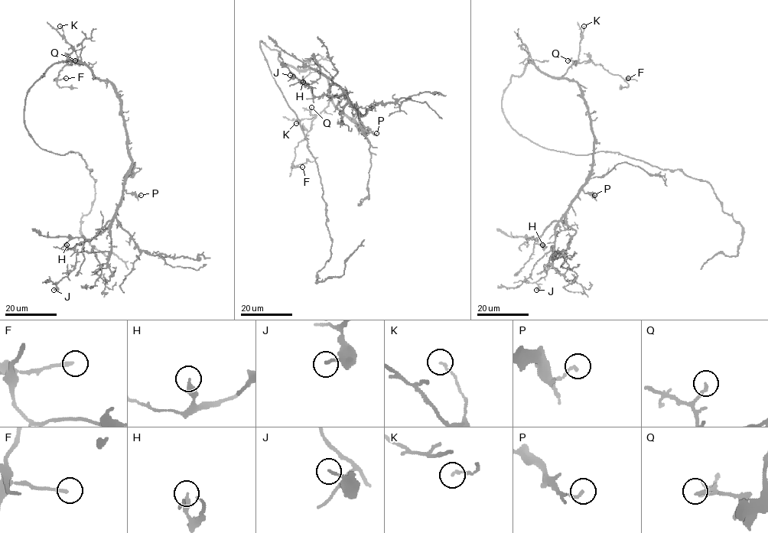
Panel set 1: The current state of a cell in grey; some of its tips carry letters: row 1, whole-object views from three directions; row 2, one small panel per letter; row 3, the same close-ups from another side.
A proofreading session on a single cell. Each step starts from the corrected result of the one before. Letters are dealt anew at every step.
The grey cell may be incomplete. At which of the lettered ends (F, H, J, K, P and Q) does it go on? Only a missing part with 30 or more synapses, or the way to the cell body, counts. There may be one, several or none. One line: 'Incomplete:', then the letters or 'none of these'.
Incomplete: none of these

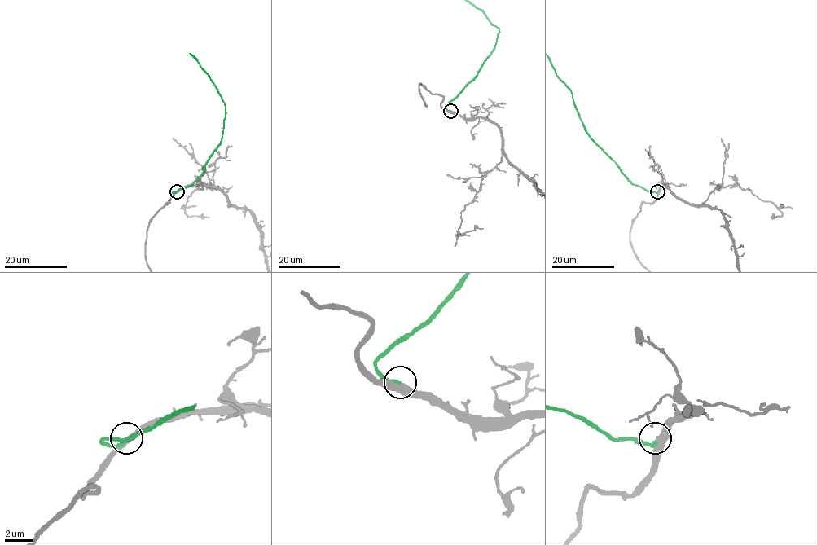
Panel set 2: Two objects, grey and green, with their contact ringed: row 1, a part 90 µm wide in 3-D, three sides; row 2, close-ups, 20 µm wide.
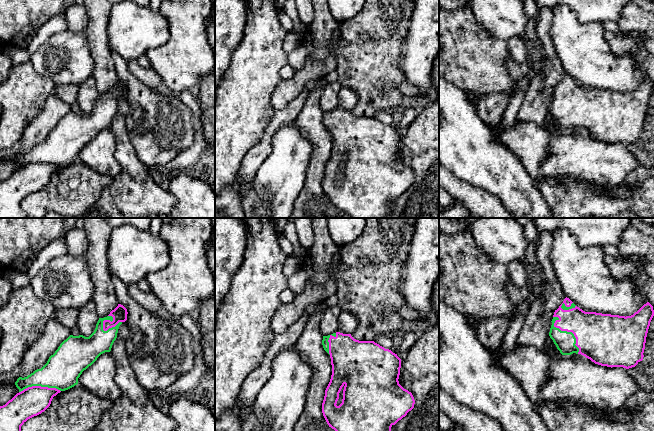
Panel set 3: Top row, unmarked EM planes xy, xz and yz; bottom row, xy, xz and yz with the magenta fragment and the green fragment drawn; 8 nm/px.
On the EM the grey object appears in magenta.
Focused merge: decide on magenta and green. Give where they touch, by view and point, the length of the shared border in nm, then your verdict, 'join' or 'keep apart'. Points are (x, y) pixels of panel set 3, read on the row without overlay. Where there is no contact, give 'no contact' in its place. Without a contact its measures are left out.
meets magenta in yz at (567, 107); contact 360 nm long; join

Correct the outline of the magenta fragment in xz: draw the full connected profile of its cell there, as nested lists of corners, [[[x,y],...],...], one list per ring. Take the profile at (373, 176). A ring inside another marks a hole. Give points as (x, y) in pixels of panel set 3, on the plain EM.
[[[340,108],[323,112],[322,121],[330,131],[332,141],[331,155],[322,179],[322,189],[329,203],[351,218],[388,218],[391,213],[391,203],[405,193],[415,180],[412,169],[404,165],[398,157],[401,135],[374,117],[359,117],[351,110]],[[342,164],[344,165],[342,179],[337,182]]]

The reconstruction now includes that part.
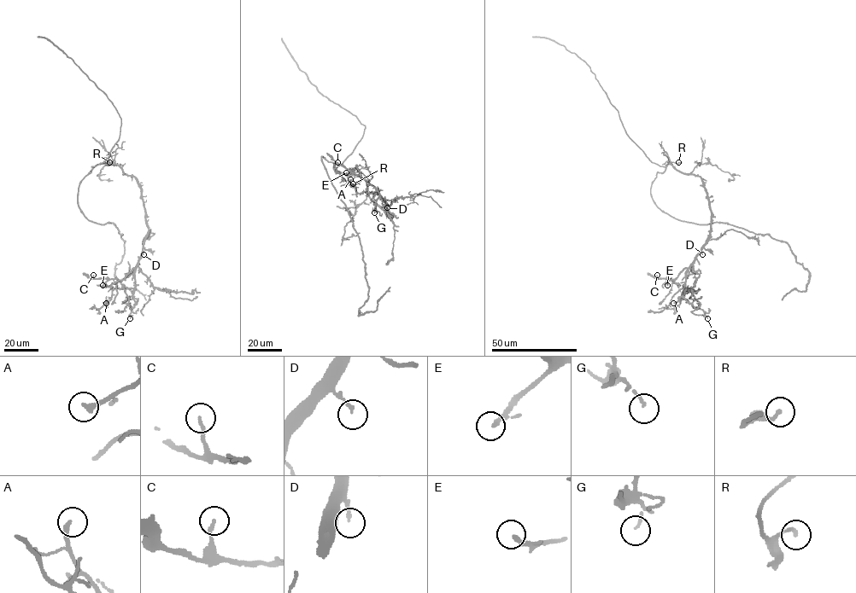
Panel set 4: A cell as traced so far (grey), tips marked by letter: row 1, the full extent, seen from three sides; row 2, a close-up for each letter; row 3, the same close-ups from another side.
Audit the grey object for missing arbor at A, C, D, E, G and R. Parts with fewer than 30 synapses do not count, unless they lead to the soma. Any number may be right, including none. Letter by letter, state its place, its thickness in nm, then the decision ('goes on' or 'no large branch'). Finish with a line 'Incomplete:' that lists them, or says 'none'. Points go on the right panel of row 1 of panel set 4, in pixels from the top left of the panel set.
A: (673, 303) | 240 nm | goes on
C: (657, 275) | 160 nm | no large branch
D: (702, 254) | 140 nm | no large branch
E: (667, 285) | 160 nm | goes on
G: (707, 318) | 110 nm | no large branch
R: (678, 162) | 170 nm | no large branch
Incomplete: A, E

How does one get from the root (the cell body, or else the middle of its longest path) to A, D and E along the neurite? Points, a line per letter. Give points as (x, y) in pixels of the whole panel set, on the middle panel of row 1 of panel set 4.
A: (327, 160), (336, 171), (360, 176), (368, 195), (392, 216), (378, 190), (358, 193), (350, 179)
D: (327, 160), (335, 164), (336, 171), (360, 176), (366, 182), (368, 195), (392, 217), (387, 207)
E: (327, 160), (335, 164), (336, 171), (360, 176), (366, 182), (368, 195), (392, 216), (373, 186), (346, 172)

